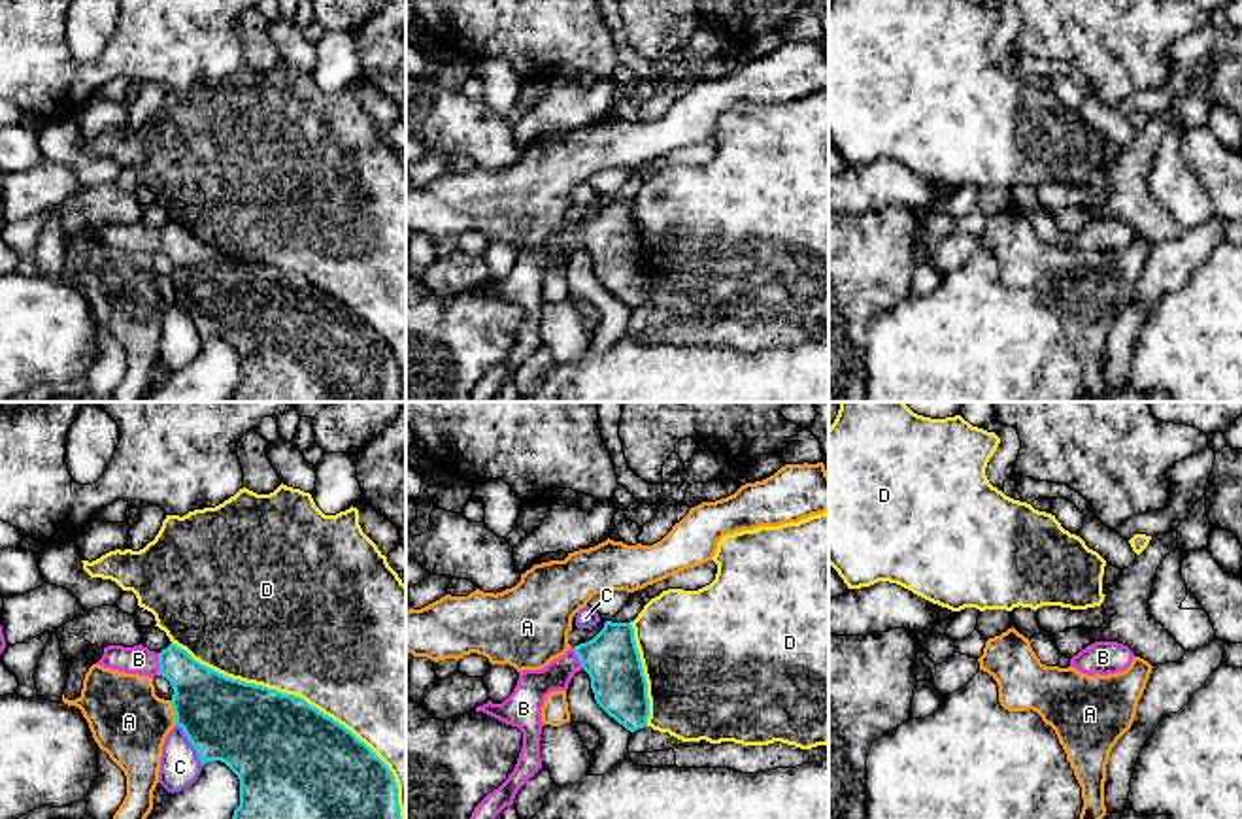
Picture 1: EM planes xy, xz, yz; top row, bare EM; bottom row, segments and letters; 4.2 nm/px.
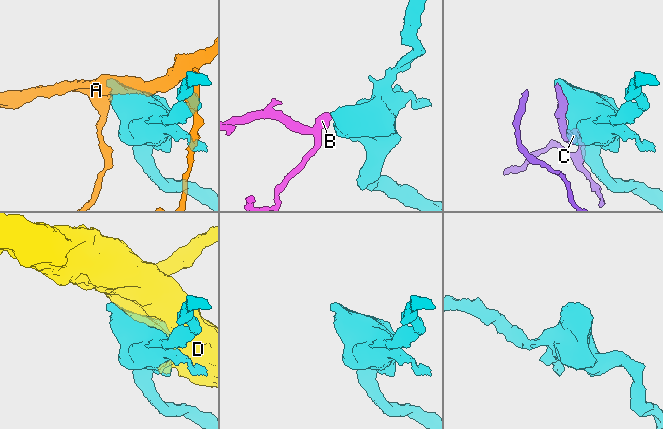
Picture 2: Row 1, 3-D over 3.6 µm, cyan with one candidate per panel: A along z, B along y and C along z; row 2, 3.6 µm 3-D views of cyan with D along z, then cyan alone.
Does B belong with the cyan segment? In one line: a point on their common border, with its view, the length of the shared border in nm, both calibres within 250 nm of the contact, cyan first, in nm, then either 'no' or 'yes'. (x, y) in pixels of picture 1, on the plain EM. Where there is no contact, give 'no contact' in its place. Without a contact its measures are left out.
xy (159, 242) | 100 nm | 280/120 nm | yes

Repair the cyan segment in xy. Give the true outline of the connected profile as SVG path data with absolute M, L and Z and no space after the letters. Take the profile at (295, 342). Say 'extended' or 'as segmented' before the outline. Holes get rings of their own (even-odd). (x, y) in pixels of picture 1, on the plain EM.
extended; M170 221L160 230L108 223L96 240L170 259L176 302L202 343L225 340L240 357L240 383L228 402L402 402L398 364L389 343L351 308L304 276L227 255Z

